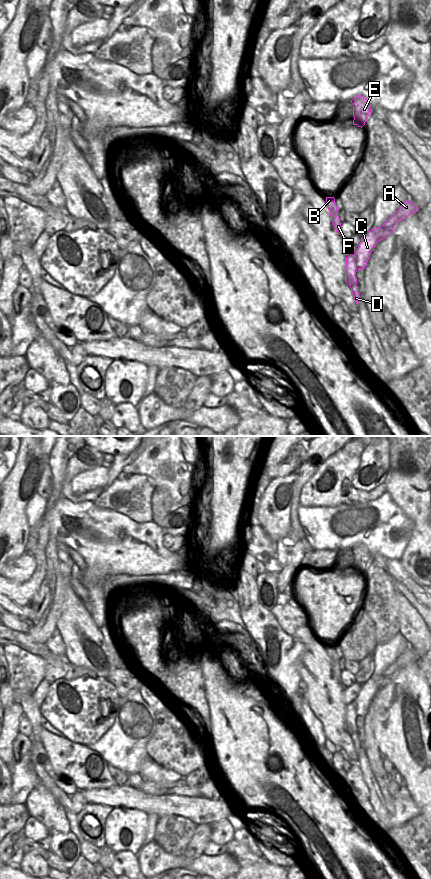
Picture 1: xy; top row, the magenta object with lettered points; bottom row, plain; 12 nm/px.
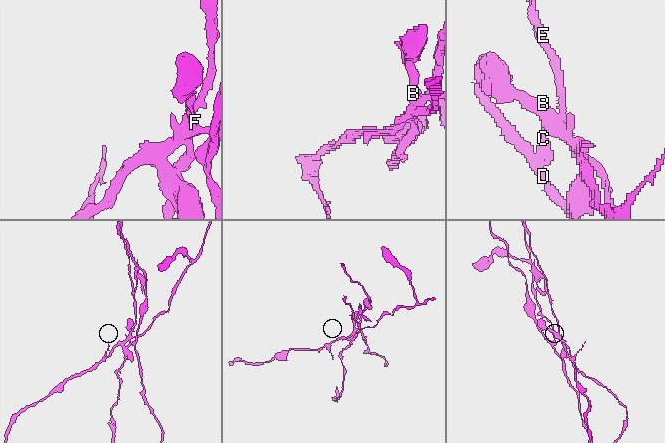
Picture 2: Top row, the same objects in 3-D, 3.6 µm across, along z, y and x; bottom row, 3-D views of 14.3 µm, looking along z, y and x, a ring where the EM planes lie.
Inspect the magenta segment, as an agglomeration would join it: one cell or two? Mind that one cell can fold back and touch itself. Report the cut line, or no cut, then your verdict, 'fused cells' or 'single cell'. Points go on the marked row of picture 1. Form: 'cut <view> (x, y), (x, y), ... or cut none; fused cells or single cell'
cut xy (355, 284), (350, 286); fused cells

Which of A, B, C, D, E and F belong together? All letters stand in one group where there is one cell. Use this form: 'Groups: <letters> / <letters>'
Groups: A B C E F / D.

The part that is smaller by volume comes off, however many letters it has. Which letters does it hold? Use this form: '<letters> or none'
D

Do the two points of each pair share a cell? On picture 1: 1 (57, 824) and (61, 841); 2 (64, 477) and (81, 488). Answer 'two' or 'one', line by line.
1: two
2: two

